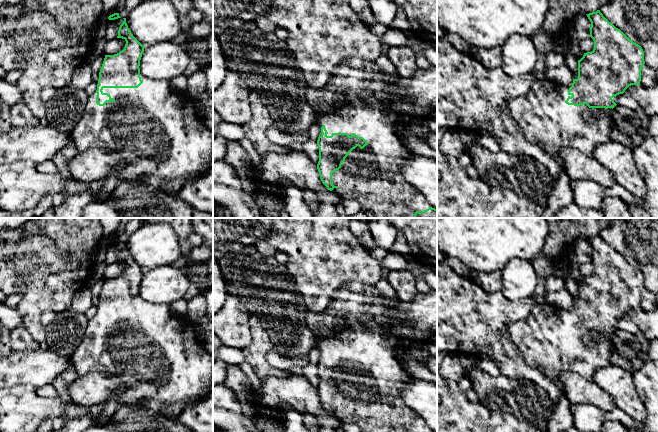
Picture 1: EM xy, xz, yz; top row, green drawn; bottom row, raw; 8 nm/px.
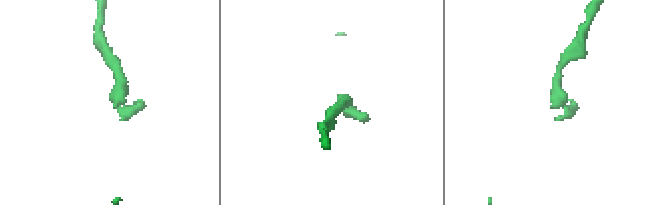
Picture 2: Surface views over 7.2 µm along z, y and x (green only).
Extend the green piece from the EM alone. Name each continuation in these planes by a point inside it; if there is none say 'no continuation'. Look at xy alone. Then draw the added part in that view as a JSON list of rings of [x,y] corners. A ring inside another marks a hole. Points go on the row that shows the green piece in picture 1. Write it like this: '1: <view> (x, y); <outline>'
1: xy (158, 136); [[[148,77],[141,80],[143,83],[138,88],[103,88],[103,93],[108,93],[115,100],[104,106],[96,103],[96,91],[88,96],[85,111],[70,133],[78,152],[107,148],[119,155],[122,164],[114,175],[122,179],[144,180],[155,188],[161,189],[166,182],[184,179],[184,186],[177,197],[186,201],[194,210],[213,215],[213,130],[198,118],[187,95],[174,89],[169,81]]]

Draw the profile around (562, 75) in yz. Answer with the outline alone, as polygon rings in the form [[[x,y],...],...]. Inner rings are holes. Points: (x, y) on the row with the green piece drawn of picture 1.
[[[562,65],[555,69],[548,69],[547,72],[548,79],[550,79],[551,81],[568,87],[572,86],[574,79],[573,74],[566,65]]]

